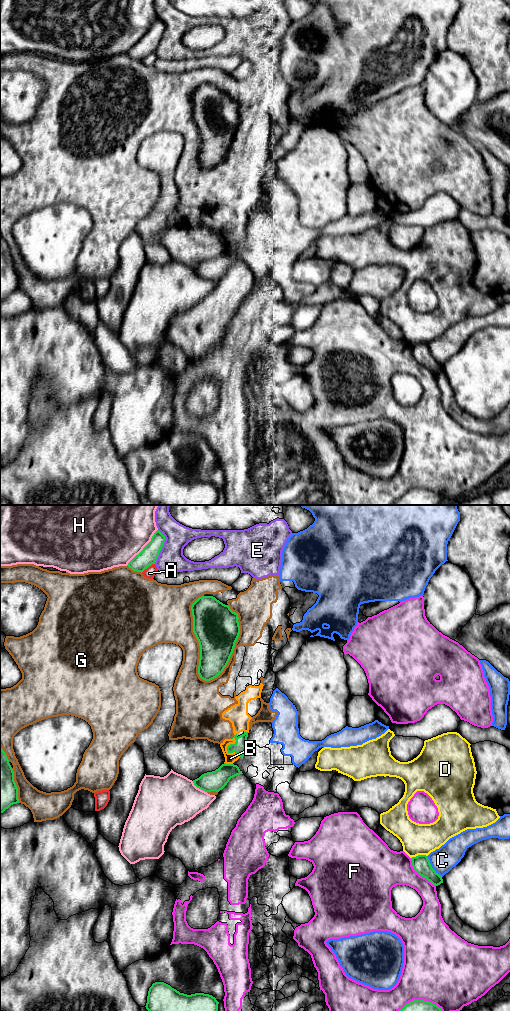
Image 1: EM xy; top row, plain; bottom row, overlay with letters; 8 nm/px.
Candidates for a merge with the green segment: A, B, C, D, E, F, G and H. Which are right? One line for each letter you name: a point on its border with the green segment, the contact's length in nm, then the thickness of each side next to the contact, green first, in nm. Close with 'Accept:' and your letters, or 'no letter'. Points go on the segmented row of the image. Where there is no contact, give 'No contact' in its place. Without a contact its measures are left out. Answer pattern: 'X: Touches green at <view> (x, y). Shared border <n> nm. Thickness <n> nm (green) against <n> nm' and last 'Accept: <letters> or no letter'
Accept: no letter

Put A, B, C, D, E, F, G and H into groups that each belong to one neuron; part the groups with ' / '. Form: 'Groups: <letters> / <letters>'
Groups: A / B C G / D / E F / H

